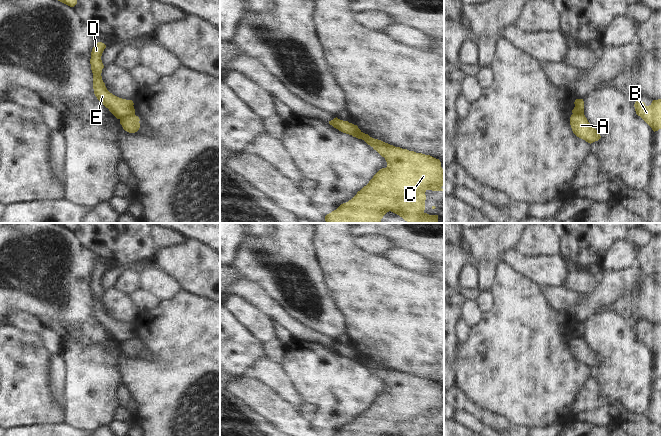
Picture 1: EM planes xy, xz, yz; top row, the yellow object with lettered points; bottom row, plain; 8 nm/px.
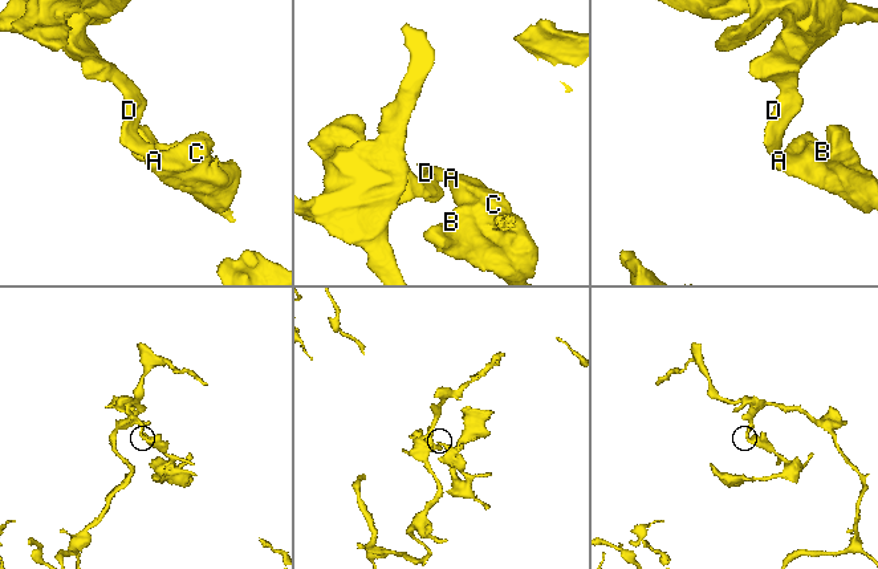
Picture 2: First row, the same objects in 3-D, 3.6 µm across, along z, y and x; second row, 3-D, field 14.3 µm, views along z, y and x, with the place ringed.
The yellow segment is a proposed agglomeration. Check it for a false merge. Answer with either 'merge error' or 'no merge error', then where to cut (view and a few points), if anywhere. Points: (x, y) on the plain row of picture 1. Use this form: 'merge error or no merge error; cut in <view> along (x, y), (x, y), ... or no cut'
merge error; cut in xy along (134, 337), (120, 343)

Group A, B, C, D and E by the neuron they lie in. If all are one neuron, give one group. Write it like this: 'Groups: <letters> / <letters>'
Groups: A B C / D E.

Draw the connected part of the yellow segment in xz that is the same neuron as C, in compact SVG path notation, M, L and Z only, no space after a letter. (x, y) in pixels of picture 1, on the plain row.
M360 356L358 363L364 364L384 381L387 391L380 393L351 424L332 436L424 436L425 416L444 414L441 412L444 408L444 399L439 383L395 371L363 356Z

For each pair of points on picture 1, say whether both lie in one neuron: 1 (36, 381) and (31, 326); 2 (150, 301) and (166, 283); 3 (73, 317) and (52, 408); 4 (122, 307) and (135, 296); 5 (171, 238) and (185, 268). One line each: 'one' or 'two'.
1: two
2: two
3: two
4: two
5: two

